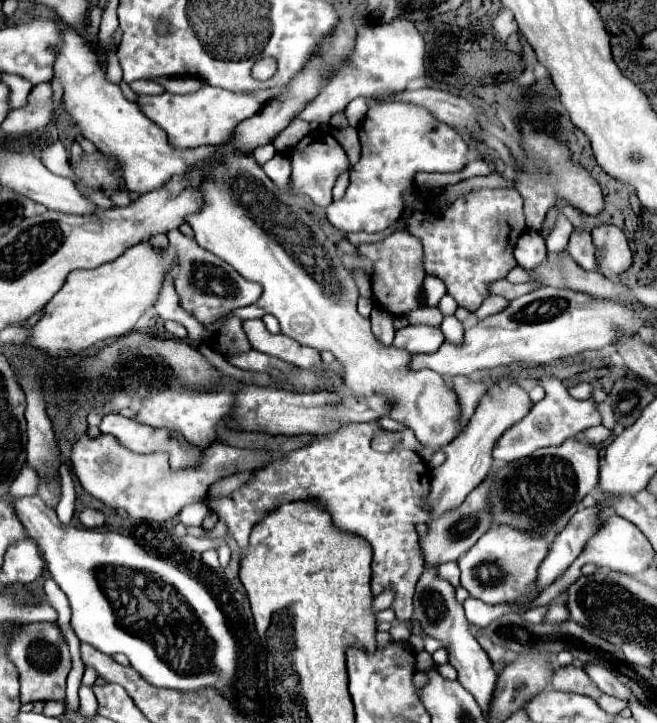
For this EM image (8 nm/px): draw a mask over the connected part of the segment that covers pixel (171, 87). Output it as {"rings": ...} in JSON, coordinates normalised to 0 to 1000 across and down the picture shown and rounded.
{"rings":[[[292,105],[280,107],[239,107],[230,109],[245,116],[253,126],[263,130],[283,130],[303,124],[314,115],[312,112]]]}

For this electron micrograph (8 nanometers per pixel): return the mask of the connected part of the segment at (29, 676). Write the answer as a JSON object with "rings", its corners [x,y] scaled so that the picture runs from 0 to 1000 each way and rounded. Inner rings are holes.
{"rings":[[[84,860],[38,863],[32,874],[17,882],[11,905],[29,927],[32,974],[50,971],[50,968],[99,971],[99,941],[108,927],[108,907],[105,907],[99,880]]]}

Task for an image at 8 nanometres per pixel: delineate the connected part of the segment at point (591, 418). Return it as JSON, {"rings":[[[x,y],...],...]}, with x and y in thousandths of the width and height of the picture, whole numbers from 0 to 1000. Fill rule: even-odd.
{"rings":[[[826,520],[820,531],[830,537],[833,550],[817,556],[796,581],[790,581],[784,589],[778,589],[775,595],[769,595],[763,600],[760,611],[750,620],[750,636],[756,636],[756,639],[784,639],[790,633],[802,633],[808,625],[814,625],[820,620],[851,617],[863,606],[872,606],[881,598],[915,586],[915,573],[912,573],[903,553],[887,553],[884,556],[884,553],[869,550],[863,537],[845,520]]]}

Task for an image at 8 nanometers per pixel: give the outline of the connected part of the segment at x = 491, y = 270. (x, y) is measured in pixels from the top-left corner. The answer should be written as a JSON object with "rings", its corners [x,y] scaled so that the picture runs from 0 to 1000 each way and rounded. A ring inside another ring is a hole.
{"rings":[[[729,260],[720,266],[702,268],[686,282],[671,282],[650,266],[638,268],[638,274],[626,279],[626,285],[616,285],[610,302],[604,304],[598,315],[623,321],[626,326],[641,332],[647,379],[662,379],[668,387],[674,387],[680,407],[689,409],[702,426],[723,432],[735,420],[735,415],[747,407],[744,396],[753,387],[769,385],[772,376],[787,368],[781,346],[787,337],[787,329],[802,318],[802,310],[796,296],[796,277],[784,260],[760,260],[760,263]]]}

